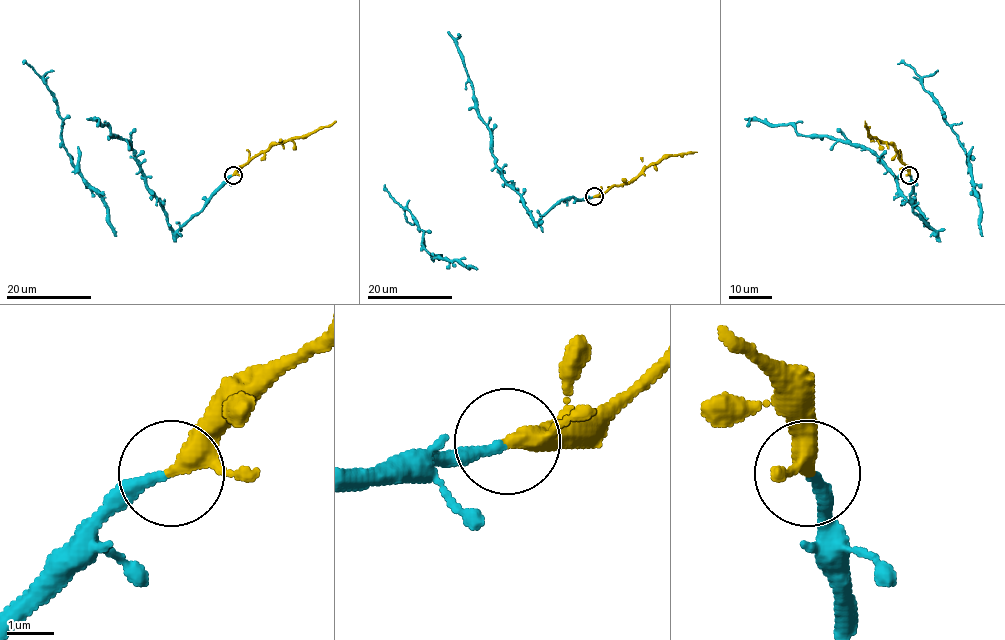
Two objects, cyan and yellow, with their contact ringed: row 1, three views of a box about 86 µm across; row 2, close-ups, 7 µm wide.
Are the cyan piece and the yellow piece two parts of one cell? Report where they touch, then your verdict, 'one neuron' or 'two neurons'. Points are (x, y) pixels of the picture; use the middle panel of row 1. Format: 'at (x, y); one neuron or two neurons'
at (594, 196); one neuron

